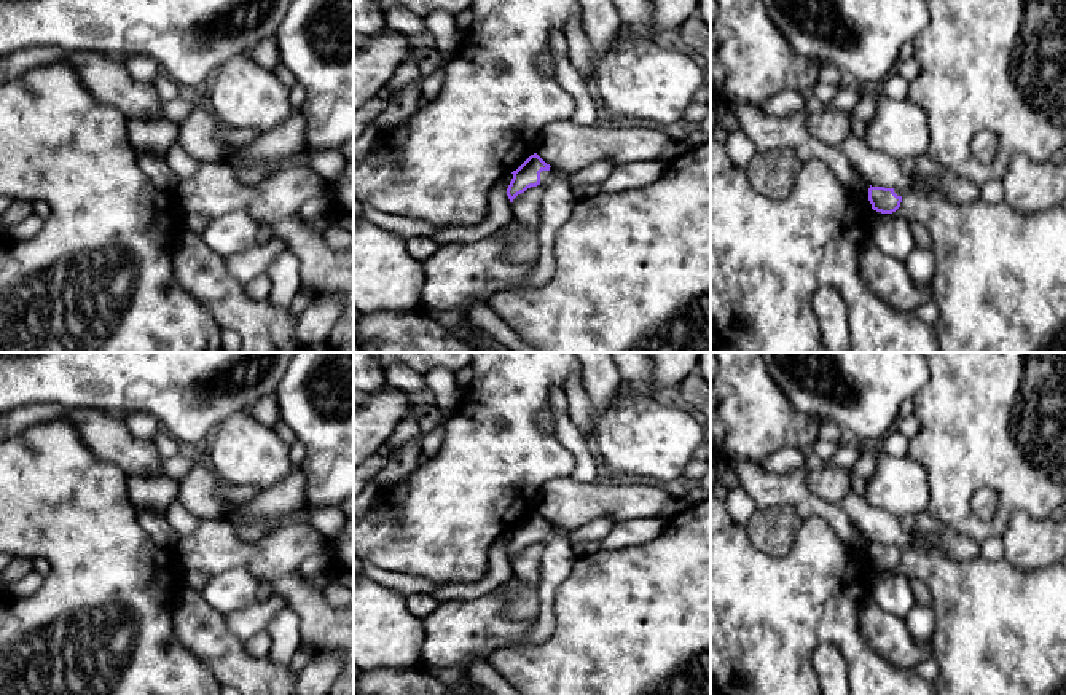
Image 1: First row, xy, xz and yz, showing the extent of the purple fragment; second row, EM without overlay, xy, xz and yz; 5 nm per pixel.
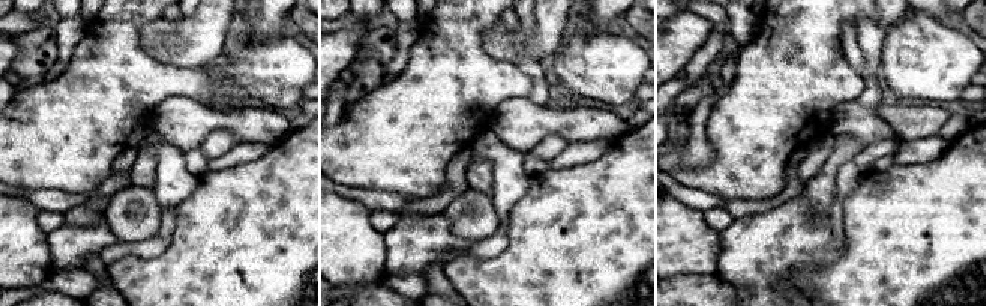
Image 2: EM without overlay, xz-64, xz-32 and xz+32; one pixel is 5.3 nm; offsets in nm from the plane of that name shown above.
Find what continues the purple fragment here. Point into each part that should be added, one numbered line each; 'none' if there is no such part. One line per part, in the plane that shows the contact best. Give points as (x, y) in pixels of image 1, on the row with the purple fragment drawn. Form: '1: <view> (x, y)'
1: xz (558, 203)

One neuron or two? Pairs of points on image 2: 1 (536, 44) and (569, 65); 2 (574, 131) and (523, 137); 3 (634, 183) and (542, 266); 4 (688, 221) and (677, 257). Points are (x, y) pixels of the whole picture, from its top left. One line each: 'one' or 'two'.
1: two
2: one
3: one
4: one

